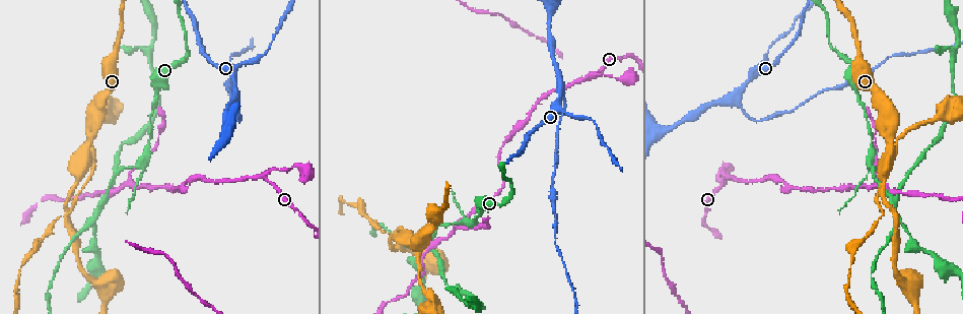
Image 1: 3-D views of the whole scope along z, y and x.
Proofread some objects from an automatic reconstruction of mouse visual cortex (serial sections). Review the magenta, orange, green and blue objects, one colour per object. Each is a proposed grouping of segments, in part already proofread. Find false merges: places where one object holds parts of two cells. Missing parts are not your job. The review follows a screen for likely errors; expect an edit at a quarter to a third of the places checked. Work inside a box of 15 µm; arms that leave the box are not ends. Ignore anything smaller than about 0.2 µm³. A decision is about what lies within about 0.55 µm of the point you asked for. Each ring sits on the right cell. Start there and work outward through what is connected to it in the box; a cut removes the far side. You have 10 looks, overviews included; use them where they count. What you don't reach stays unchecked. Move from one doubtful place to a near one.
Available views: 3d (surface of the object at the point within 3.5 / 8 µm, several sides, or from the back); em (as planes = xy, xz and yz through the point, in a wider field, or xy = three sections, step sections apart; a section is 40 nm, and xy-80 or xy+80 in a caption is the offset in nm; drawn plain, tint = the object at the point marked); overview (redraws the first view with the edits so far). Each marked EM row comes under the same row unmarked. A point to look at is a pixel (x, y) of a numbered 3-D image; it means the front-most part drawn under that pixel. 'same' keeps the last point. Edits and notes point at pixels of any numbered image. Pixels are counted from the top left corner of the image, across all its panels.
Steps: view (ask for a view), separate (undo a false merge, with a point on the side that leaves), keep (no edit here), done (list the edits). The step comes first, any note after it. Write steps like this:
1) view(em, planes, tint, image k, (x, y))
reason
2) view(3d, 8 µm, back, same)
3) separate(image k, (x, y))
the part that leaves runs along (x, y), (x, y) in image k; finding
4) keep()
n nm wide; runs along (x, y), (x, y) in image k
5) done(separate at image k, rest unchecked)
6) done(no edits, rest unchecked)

view(3d, 3.5 µm, image 1, (264, 53))

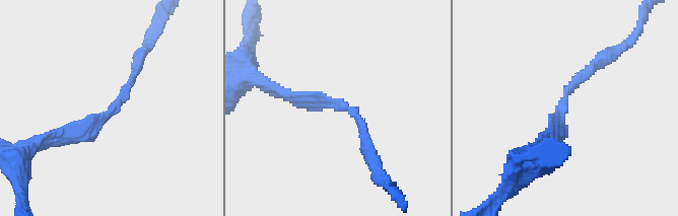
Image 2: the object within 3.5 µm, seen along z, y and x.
view(em, xy, step 2, tint, image 2, (334, 106))
arms of 150, 200 nm; shape alone is not enough

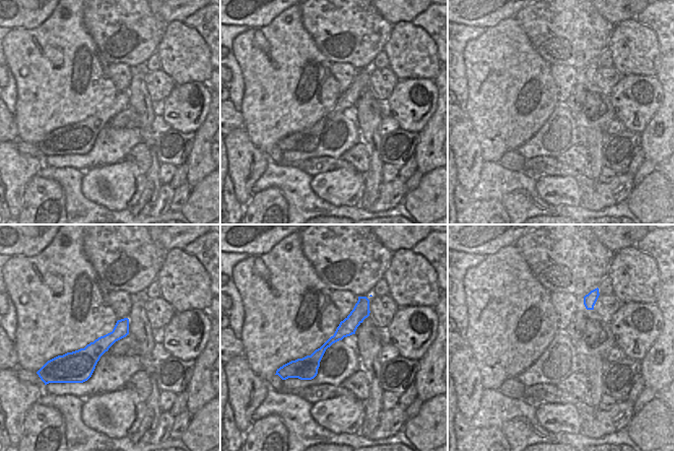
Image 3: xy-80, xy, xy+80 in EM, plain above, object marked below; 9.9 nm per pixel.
keep()
runs along (49, 140), (89, 131), (139, 65) in image 2; one cell here

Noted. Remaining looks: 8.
view(3d, 3.5 µm, image 1, (744, 113))
sudden change in width

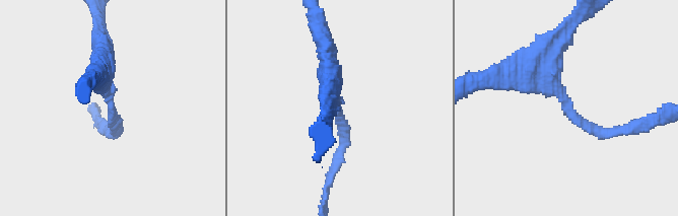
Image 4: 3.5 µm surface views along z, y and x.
view(em, planes, tint, image 4, (108, 107))
arms of 150, 300 nm; shape alone is not enough

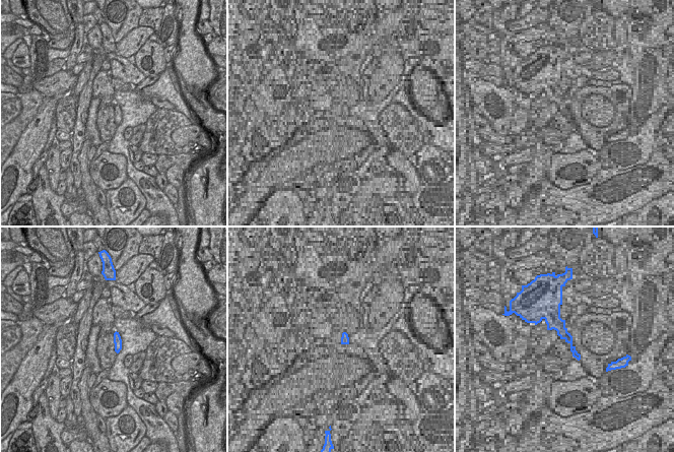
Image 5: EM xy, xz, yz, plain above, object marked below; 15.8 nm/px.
view(em, xy, step 1, tint, same)

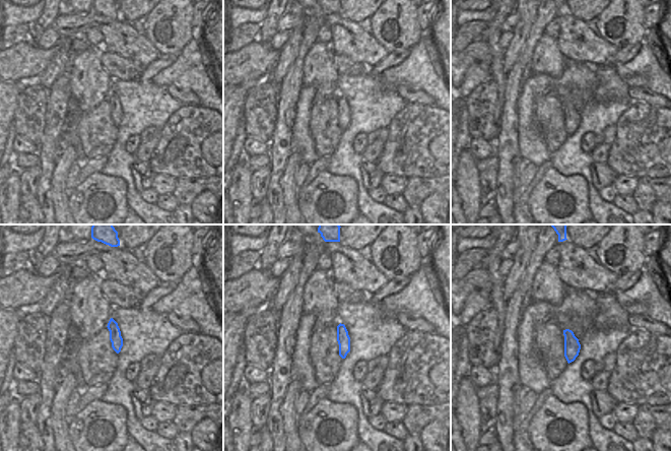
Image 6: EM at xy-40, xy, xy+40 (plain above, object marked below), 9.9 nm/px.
keep()
130 nm wide; runs along (104, 44), (116, 125), (107, 131) in image 4; one cell here

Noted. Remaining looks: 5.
view(3d, 3.5 µm, image 1, (728, 180))
sharp bend

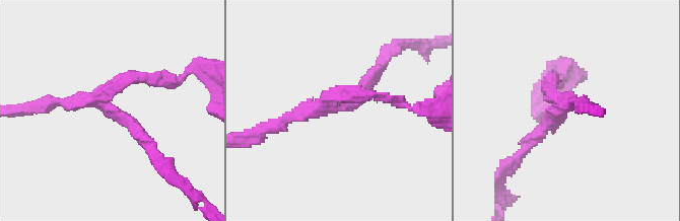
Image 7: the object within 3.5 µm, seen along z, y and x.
view(em, xy, step 5, tint, image 7, (559, 111))

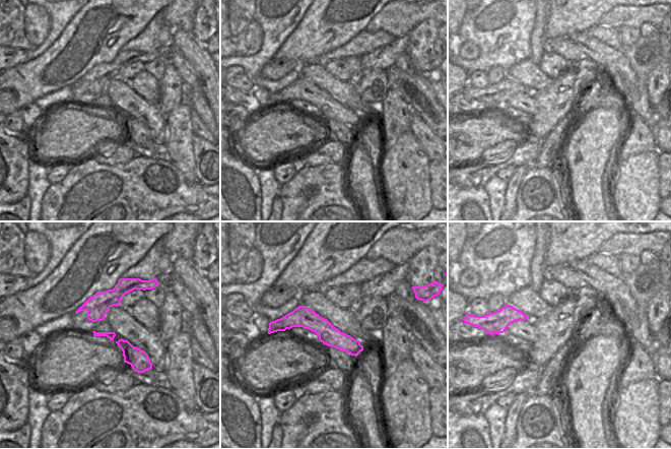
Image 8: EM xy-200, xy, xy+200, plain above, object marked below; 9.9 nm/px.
view(em, xy, step 1, tint, same)
another direction

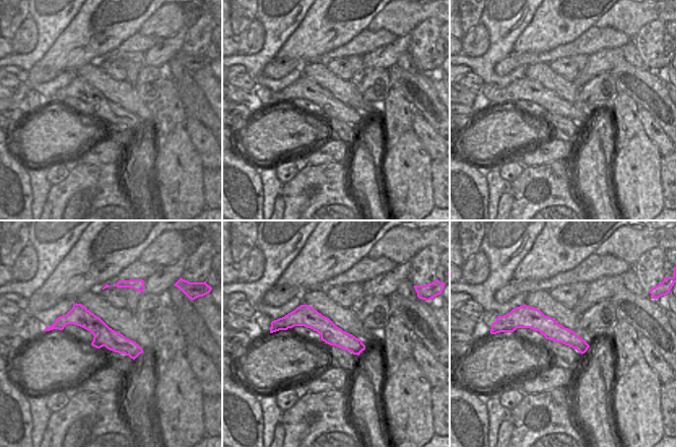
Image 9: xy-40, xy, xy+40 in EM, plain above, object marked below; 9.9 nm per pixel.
keep()
runs along (57, 323), (86, 319), (139, 350) in image 9; all the same cell

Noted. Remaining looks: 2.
done(no edits, rest unchecked)

